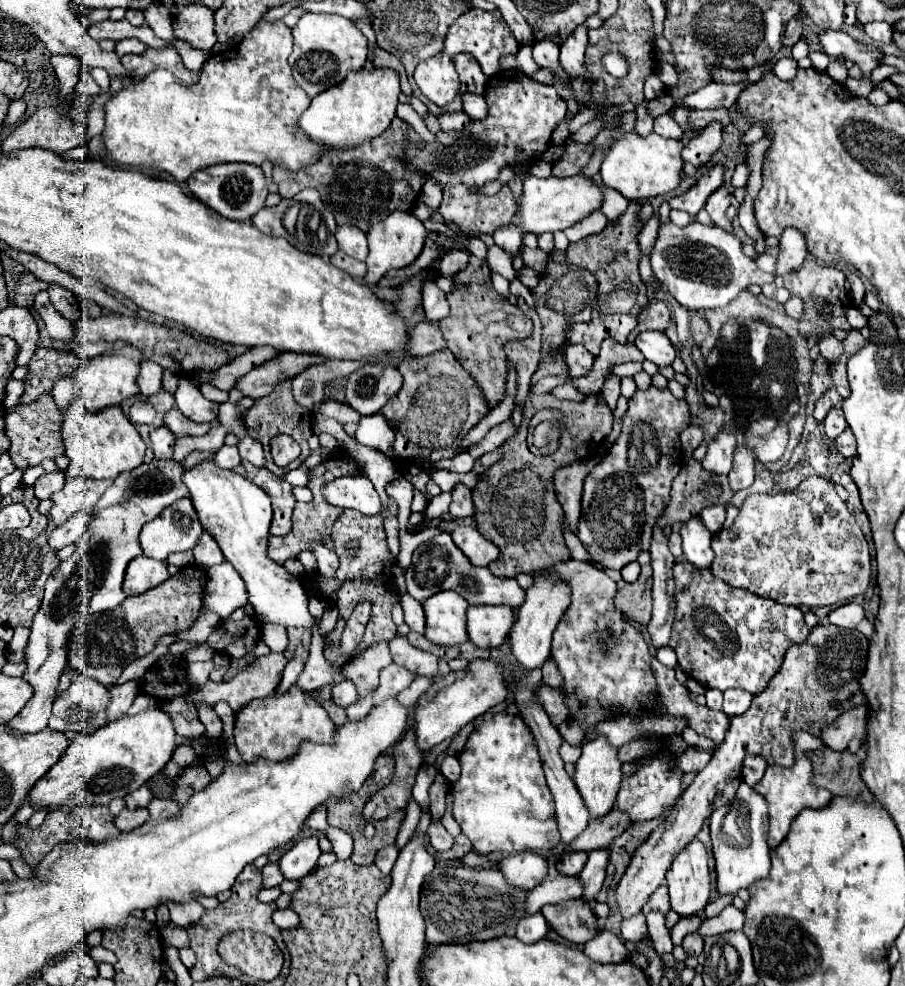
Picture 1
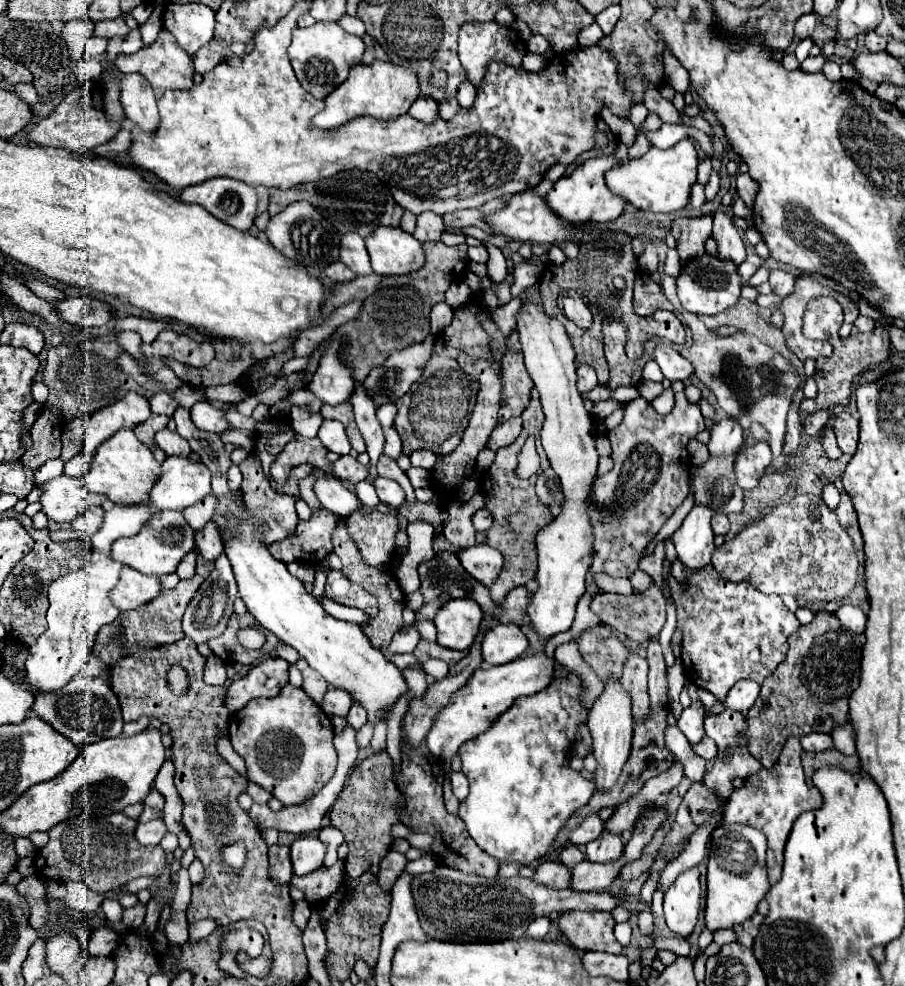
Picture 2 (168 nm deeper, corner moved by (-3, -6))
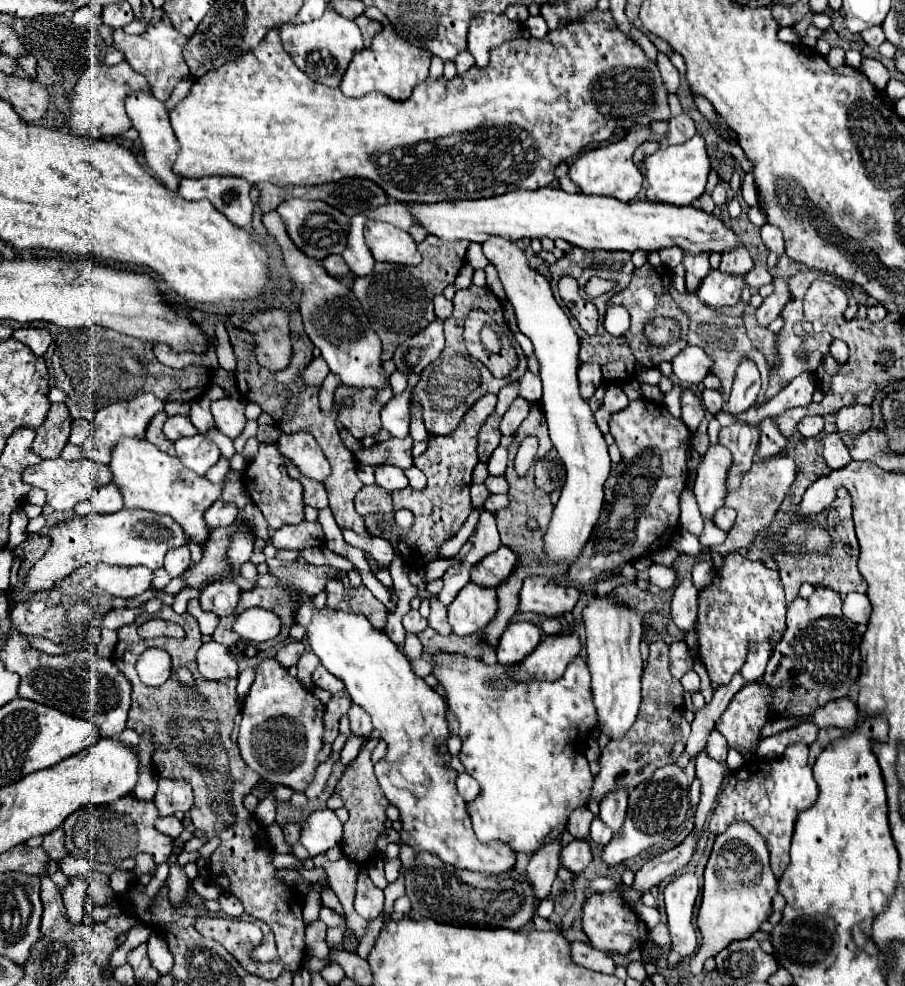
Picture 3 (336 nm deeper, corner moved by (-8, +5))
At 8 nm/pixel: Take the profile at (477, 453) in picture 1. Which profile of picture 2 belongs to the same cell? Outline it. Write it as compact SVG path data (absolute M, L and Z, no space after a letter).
M510 418L508 422L502 422L500 426L494 428L494 432L492 432L486 448L490 448L492 452L496 452L498 448L512 444L520 436L520 430L522 430L522 418Z

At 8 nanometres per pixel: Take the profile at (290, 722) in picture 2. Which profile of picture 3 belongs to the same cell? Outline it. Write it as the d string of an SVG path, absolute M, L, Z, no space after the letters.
M263 659L241 709L243 721L239 725L239 751L243 761L265 781L303 791L311 783L317 767L323 711L325 705L291 677L287 669L275 663L275 659Z

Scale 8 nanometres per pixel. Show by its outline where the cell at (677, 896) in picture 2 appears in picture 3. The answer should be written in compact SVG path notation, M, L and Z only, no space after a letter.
M691 871L677 875L665 887L667 927L671 933L671 951L667 957L669 969L681 967L683 961L697 949L697 935L693 925L693 907L697 893L699 883Z

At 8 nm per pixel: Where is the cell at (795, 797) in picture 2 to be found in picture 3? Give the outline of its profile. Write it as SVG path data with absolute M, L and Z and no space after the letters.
M793 743L787 747L783 757L779 759L767 761L767 759L753 757L743 767L729 773L729 779L719 793L719 799L717 799L719 803L715 811L711 813L709 831L719 835L719 833L725 833L725 829L731 823L737 823L737 821L749 823L767 841L771 869L775 877L781 877L785 867L789 865L789 845L793 837L795 819L801 811L809 809L815 803L817 795L819 795L819 789L813 779L811 767L807 763L807 745Z

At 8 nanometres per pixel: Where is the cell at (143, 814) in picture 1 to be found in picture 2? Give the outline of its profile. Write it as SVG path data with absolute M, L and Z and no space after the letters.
M152 820L152 822L138 824L134 834L136 834L136 840L144 846L158 846L166 834L166 826L162 820Z

